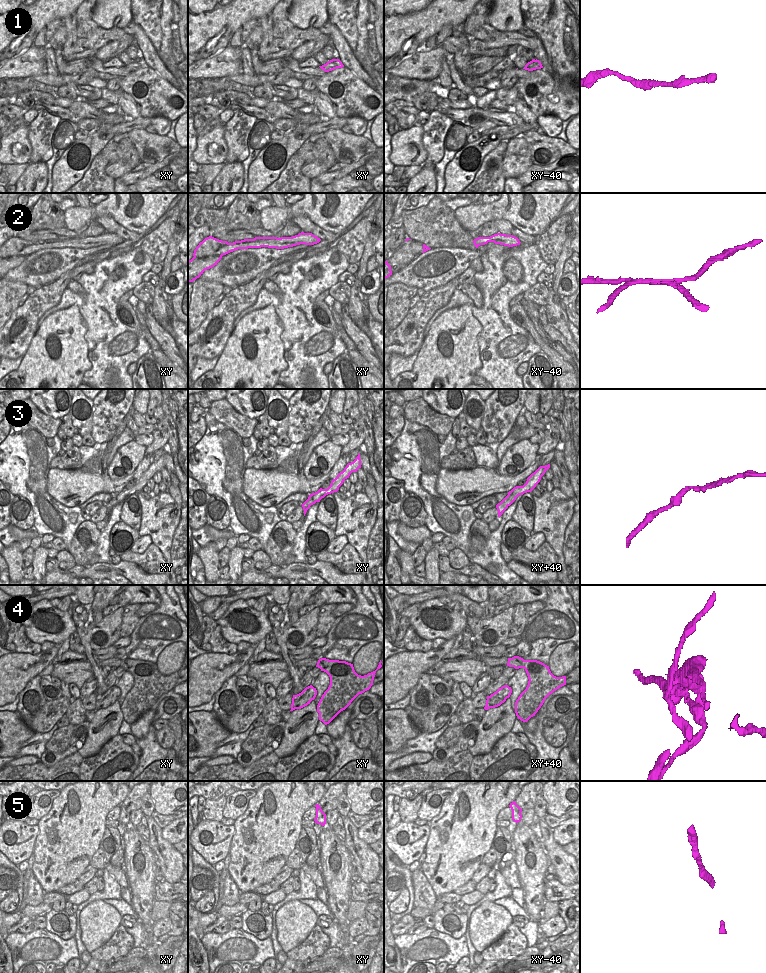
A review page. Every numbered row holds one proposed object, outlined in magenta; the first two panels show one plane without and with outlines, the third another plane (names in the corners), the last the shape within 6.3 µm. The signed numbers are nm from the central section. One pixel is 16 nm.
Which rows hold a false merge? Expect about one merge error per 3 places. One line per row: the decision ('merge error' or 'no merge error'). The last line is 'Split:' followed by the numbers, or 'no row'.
1: no merge error
2: merge error
3: no merge error
4: merge error
5: no merge error
Split: 2, 4

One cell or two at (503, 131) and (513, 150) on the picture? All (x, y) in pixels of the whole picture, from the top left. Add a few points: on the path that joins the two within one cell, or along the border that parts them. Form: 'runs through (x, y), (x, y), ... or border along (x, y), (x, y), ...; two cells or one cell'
border along (516, 136), (510, 140); two cells

